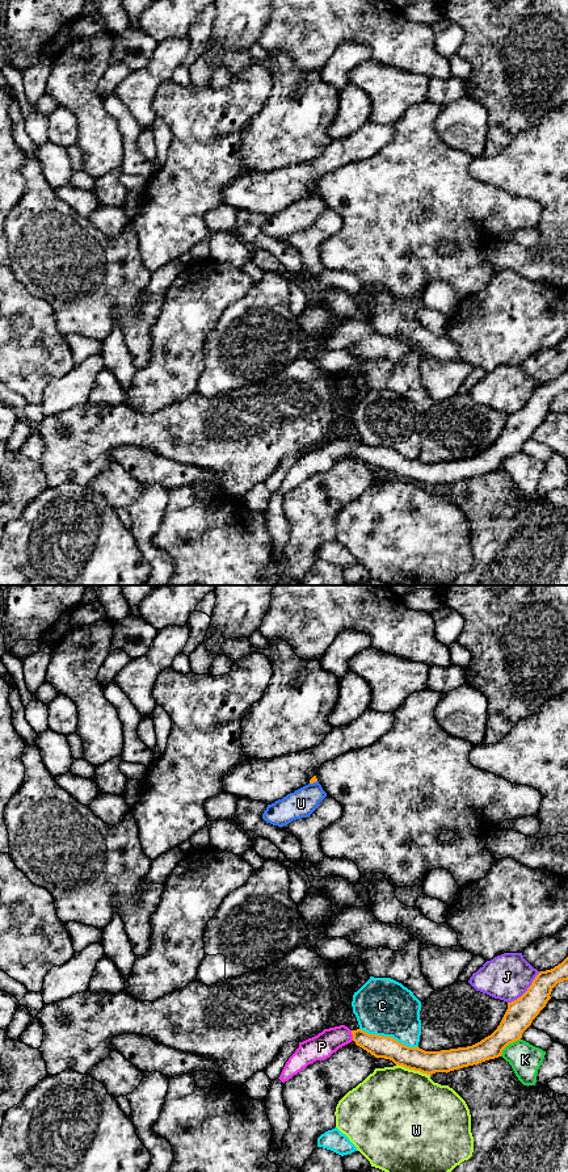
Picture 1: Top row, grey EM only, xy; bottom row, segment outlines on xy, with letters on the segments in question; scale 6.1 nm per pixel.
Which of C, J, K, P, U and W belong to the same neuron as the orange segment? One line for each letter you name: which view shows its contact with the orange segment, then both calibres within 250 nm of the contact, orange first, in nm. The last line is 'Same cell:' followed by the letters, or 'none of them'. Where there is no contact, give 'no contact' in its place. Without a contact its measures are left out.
P: meets orange in xy; 140 nm thick on the orange side, 160 nm on the other
Same cell: P

